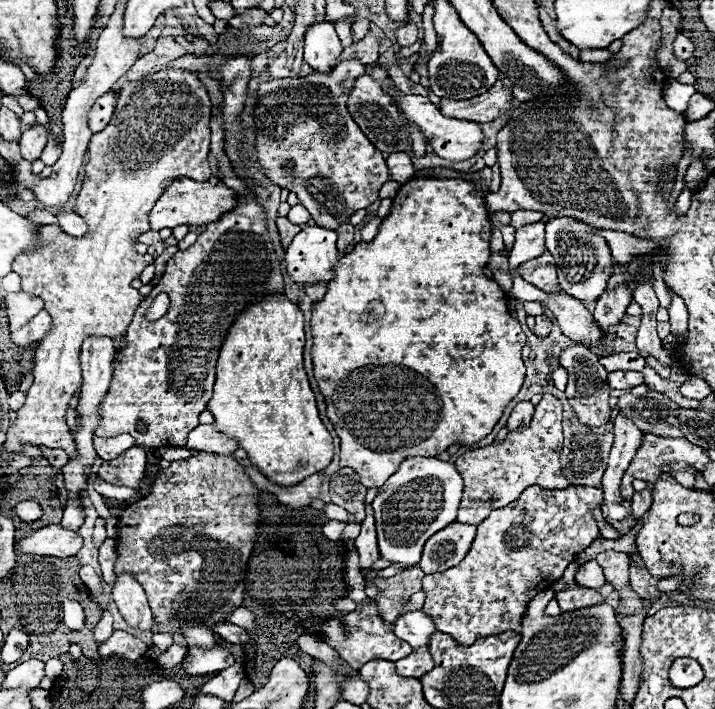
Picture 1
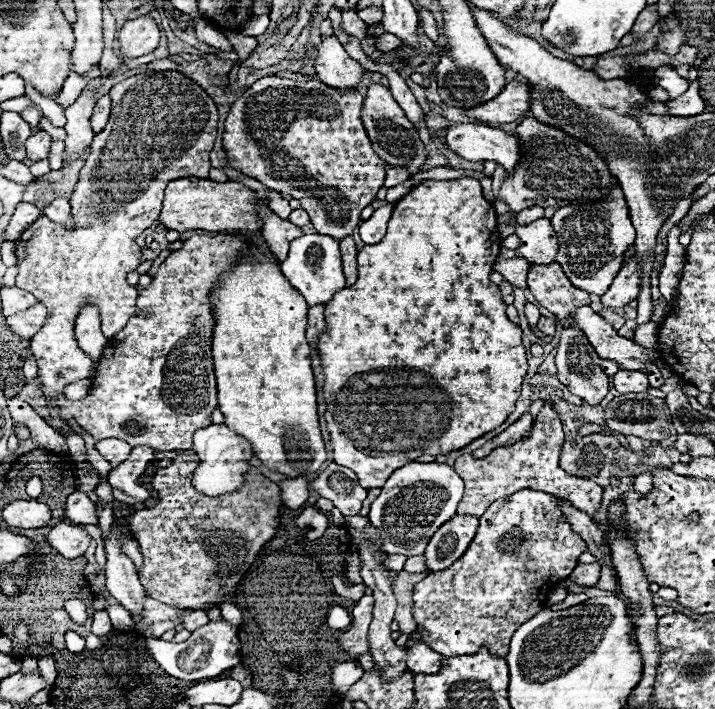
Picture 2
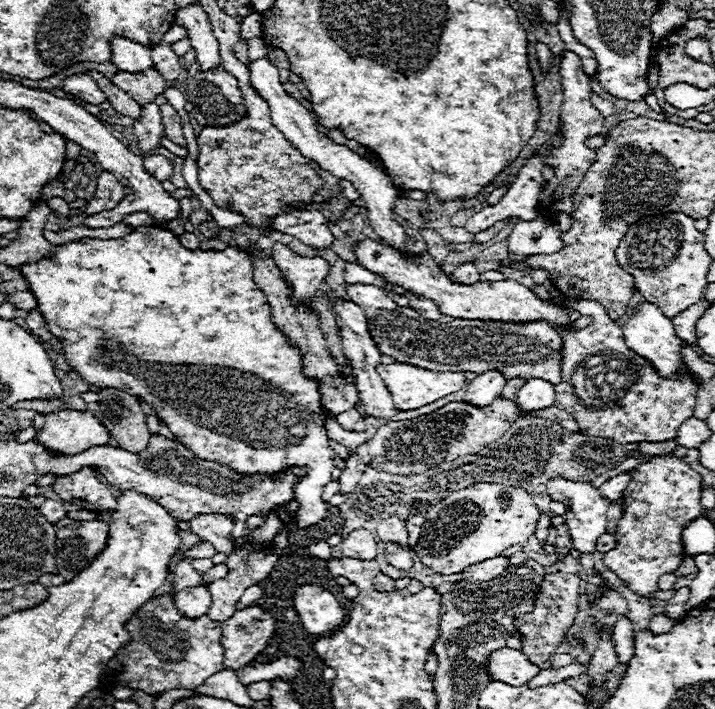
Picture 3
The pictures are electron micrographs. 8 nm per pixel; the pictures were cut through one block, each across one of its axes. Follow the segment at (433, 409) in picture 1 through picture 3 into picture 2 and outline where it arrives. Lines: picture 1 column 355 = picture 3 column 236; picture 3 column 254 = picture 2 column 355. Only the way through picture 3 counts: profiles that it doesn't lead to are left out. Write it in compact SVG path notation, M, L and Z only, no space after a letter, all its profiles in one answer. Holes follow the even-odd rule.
M466 176L458 180L424 180L394 206L384 240L380 240L378 244L366 244L358 252L358 282L350 288L342 288L340 292L336 292L334 300L328 302L324 314L328 322L328 332L324 332L318 340L318 354L326 376L324 382L324 398L328 404L326 422L330 430L334 462L354 470L360 486L364 486L366 490L382 488L386 484L386 478L390 478L394 470L402 468L406 462L416 460L418 456L424 454L438 456L468 446L472 440L504 424L508 414L514 412L528 364L526 364L526 350L522 344L522 330L520 326L512 324L506 318L506 304L502 300L500 288L494 282L490 282L492 266L500 254L500 242L502 238L498 232L496 210L484 198L482 186L476 178Z

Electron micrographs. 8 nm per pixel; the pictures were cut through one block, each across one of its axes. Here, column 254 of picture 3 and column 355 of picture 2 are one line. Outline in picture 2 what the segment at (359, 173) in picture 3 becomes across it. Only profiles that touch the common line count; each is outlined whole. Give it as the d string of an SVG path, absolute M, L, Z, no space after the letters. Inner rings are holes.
M328 36L318 46L316 58L316 74L320 82L326 86L334 86L336 90L356 90L362 82L362 74L366 70L360 62L352 60L336 36Z

